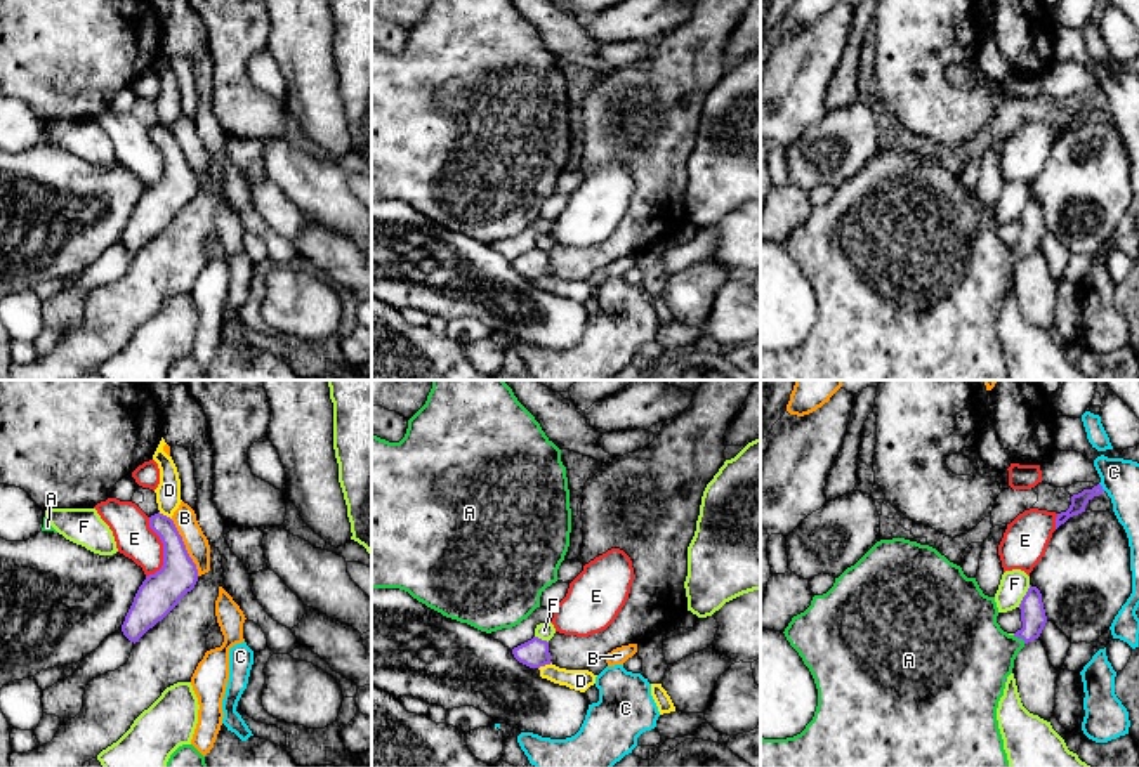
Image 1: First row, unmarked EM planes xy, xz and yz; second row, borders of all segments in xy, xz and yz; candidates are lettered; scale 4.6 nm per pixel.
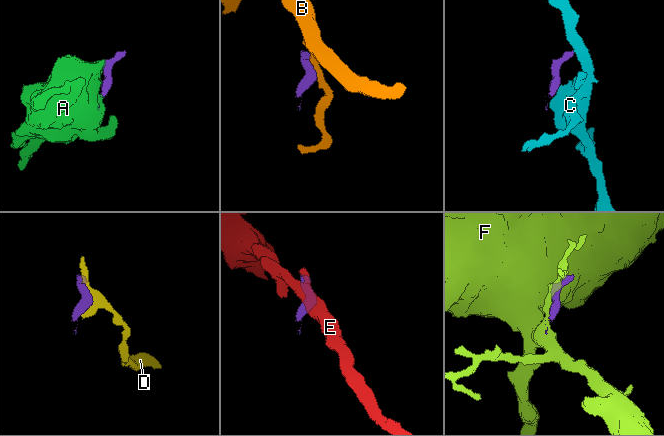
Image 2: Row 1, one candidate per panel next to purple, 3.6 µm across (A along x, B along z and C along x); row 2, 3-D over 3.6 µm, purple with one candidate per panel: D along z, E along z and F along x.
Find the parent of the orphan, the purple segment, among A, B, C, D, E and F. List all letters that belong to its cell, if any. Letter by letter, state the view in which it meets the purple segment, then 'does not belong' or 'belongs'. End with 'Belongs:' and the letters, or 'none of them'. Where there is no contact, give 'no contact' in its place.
A: contact in yz; belongs
B: contact in xy; does not belong
C: contact in yz; does not belong
D: contact in xz; does not belong
E: contact in xy; does not belong
F: contact in yz; does not belong
Belongs: A

